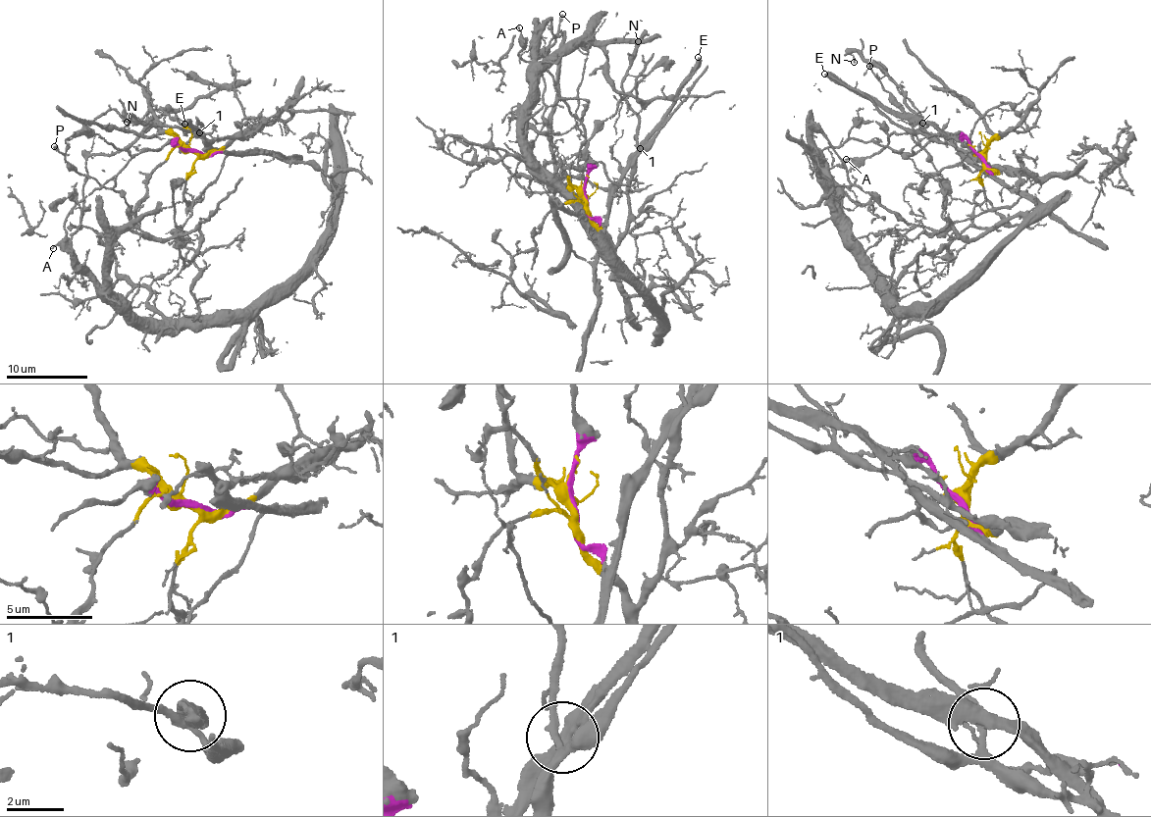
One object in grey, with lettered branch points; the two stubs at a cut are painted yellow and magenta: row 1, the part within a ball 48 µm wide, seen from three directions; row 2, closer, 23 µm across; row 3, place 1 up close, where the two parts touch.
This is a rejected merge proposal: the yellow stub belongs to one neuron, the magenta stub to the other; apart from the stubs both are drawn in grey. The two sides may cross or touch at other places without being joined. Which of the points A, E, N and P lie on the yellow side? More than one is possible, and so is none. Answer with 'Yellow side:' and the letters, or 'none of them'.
Yellow side: N

